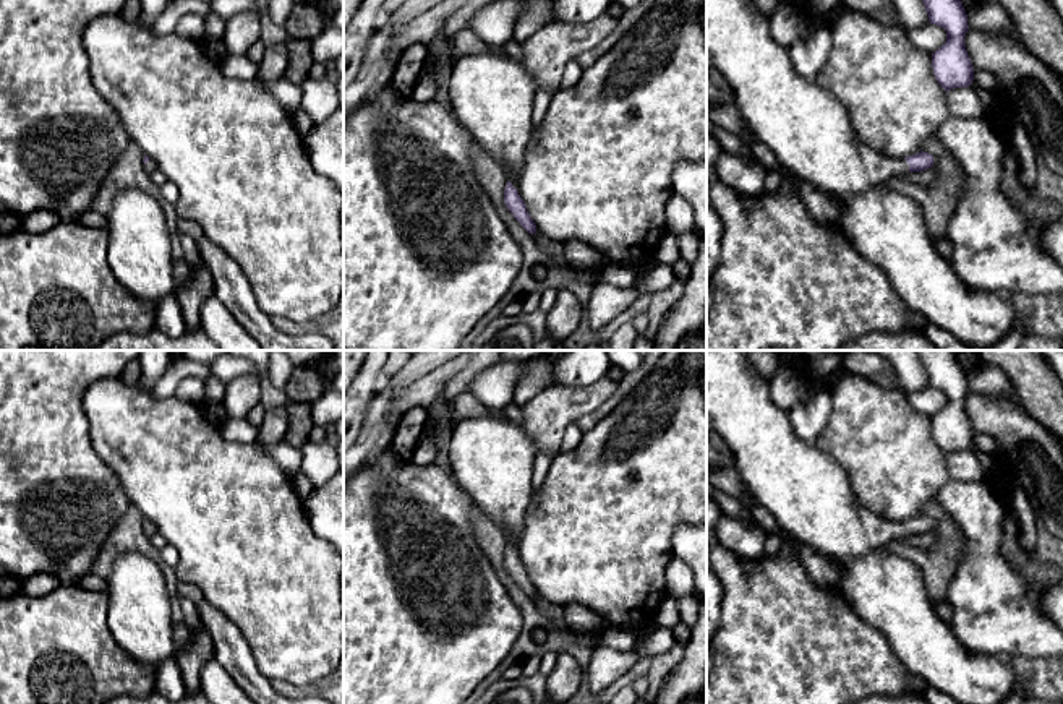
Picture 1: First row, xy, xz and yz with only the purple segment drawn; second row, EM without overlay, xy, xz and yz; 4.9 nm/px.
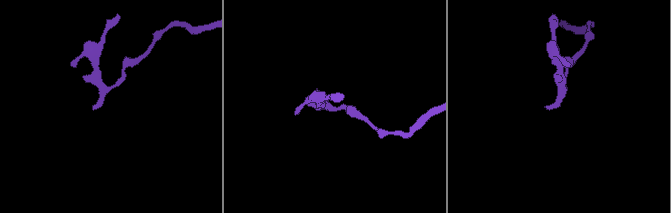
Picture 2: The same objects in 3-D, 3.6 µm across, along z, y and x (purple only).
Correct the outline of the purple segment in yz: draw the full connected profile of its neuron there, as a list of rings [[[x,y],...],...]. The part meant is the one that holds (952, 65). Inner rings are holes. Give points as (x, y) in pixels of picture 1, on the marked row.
[[[922,0],[930,24],[946,31],[946,42],[932,54],[933,75],[945,89],[967,88],[974,67],[966,50],[967,15],[961,0]]]

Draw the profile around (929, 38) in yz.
[[[925,24],[922,28],[904,28],[909,41],[920,50],[933,54],[946,42],[946,31],[937,24]]]

